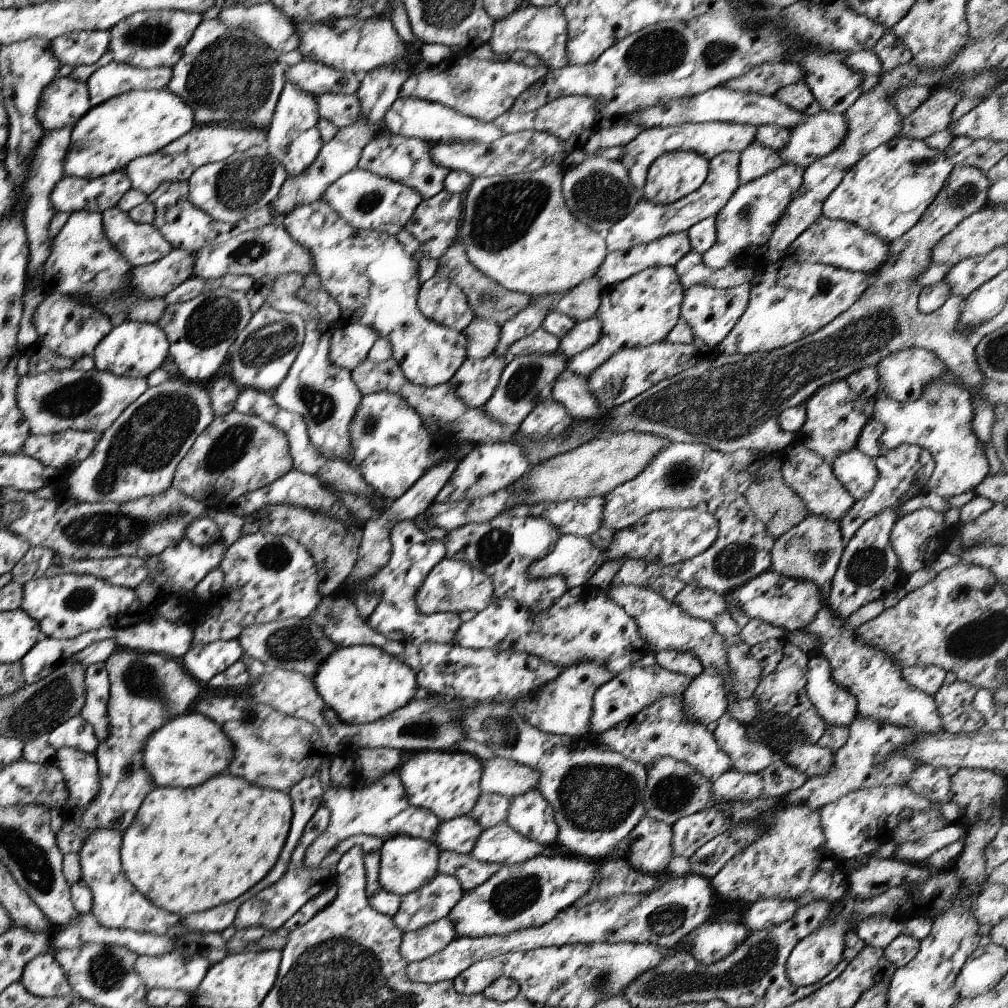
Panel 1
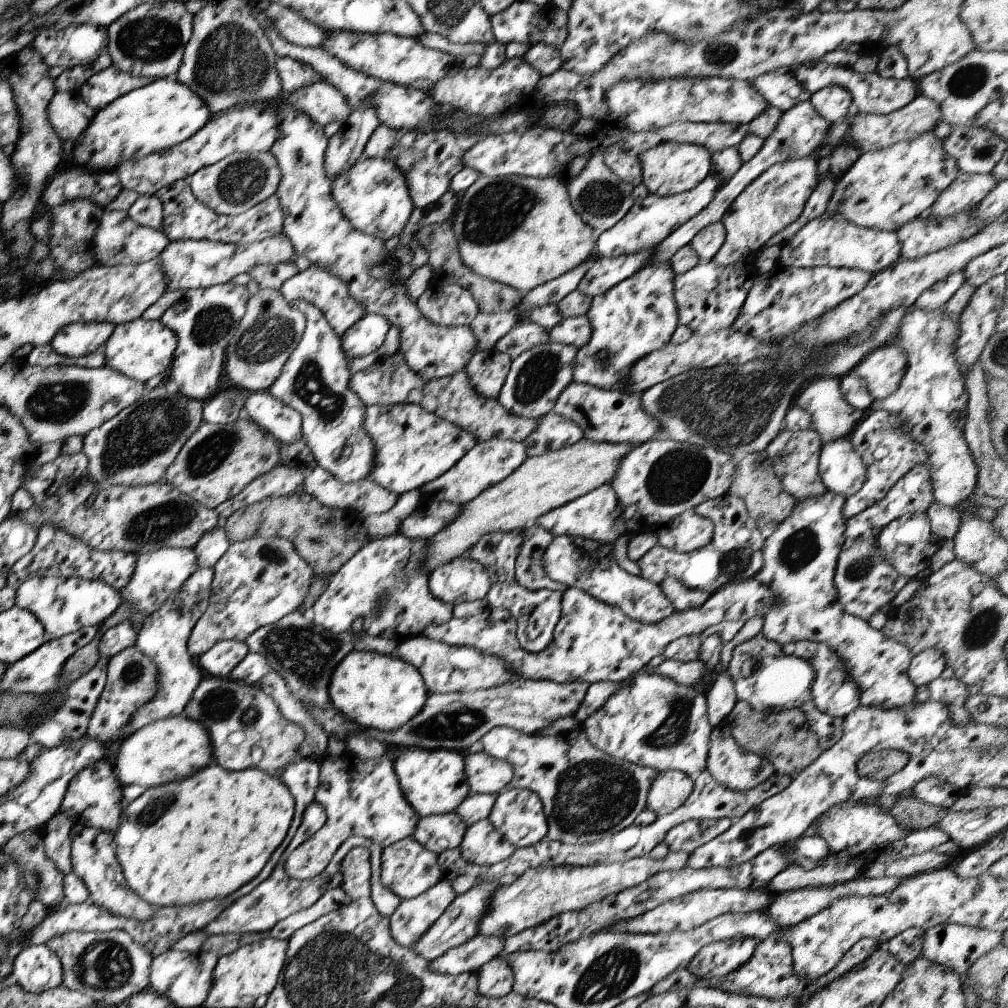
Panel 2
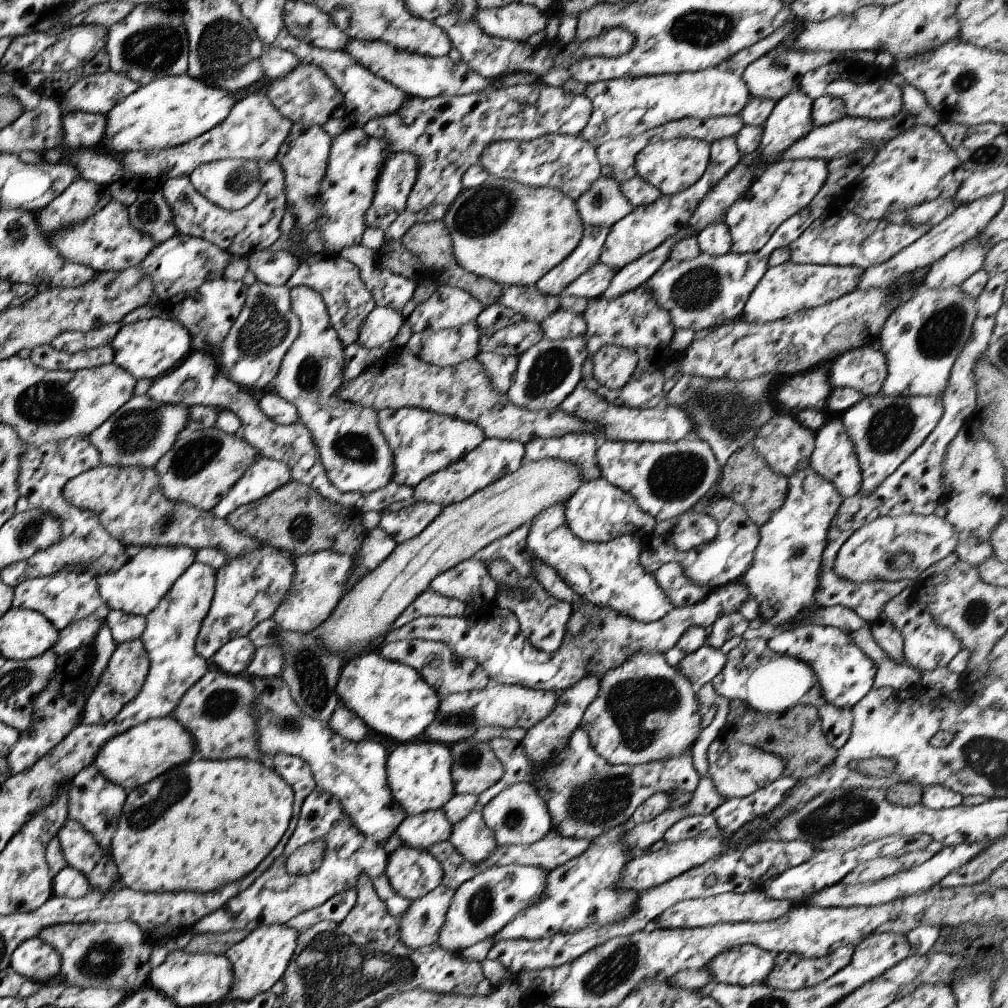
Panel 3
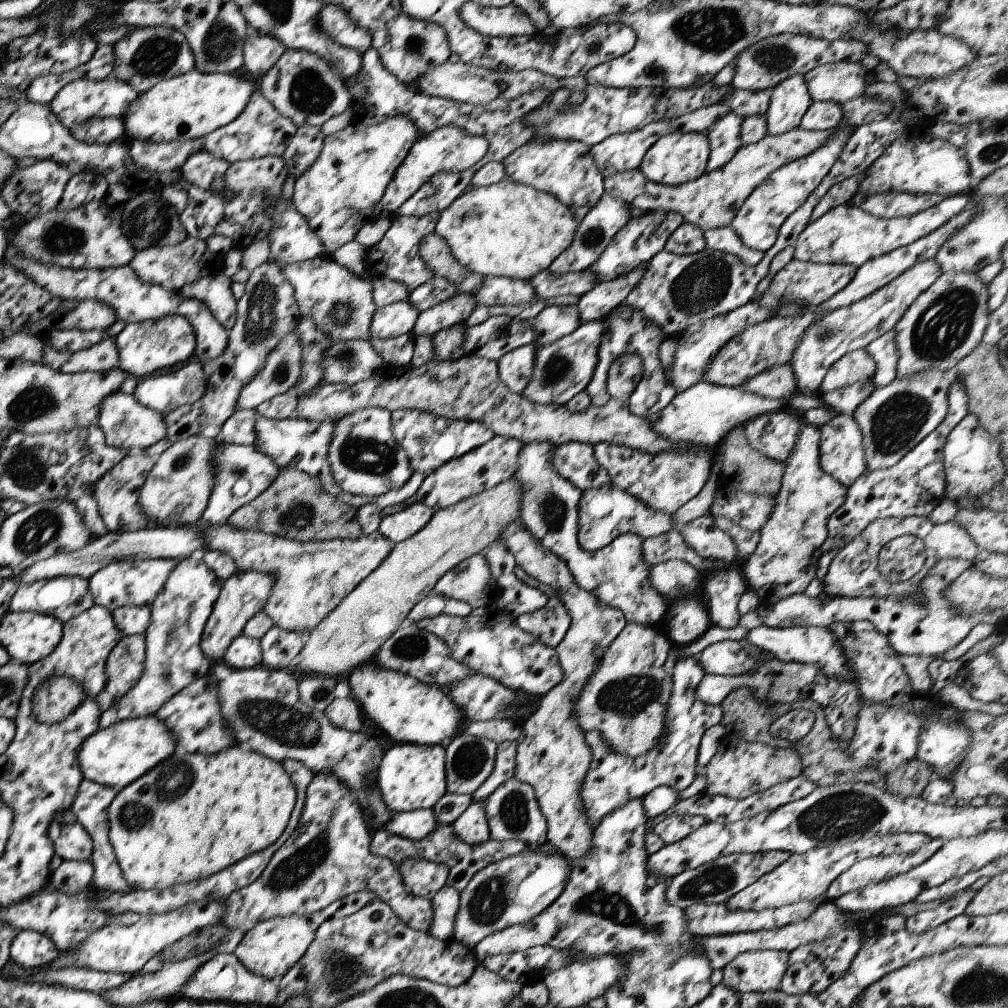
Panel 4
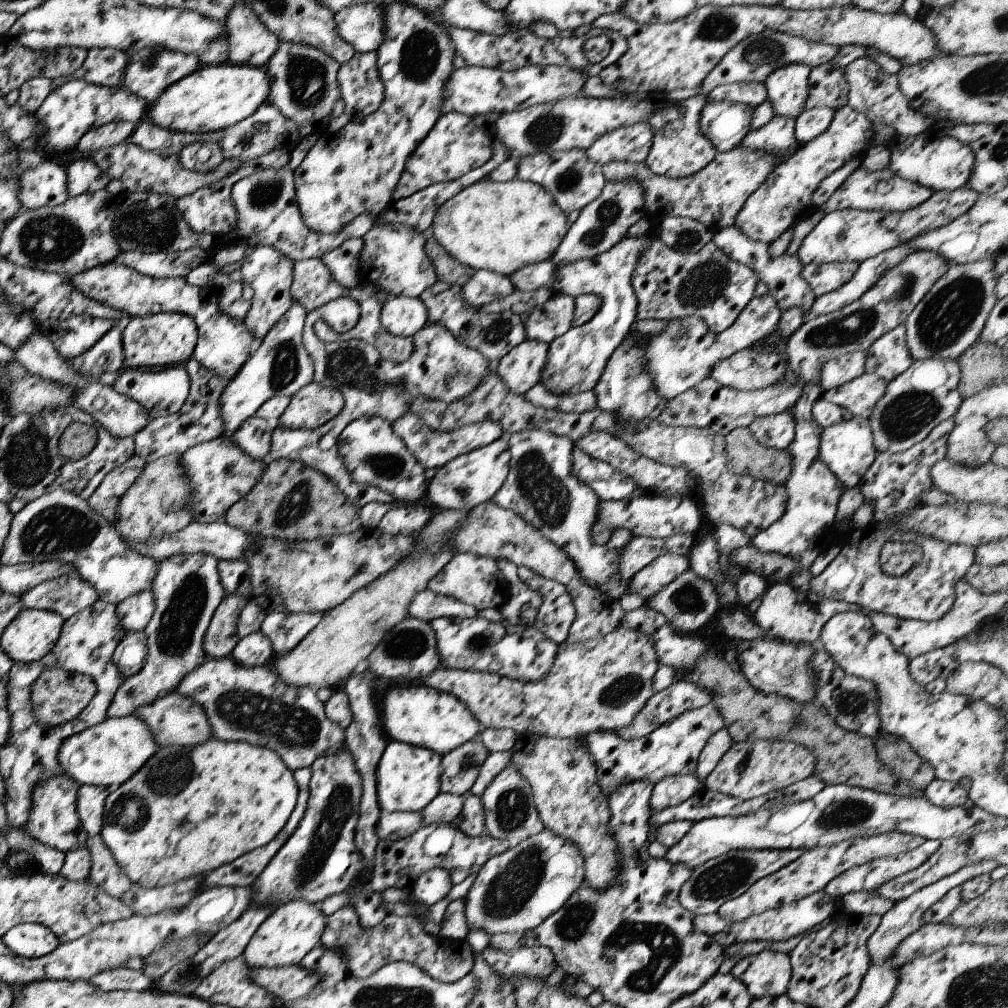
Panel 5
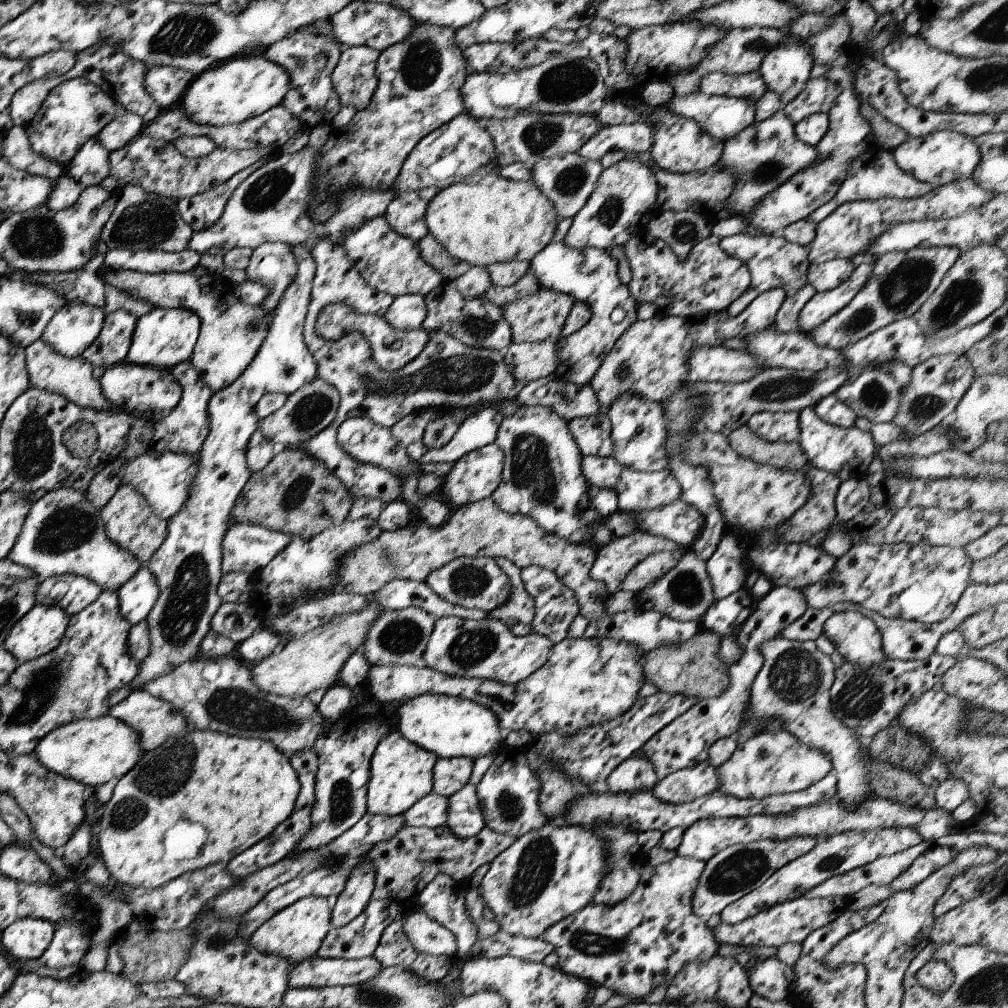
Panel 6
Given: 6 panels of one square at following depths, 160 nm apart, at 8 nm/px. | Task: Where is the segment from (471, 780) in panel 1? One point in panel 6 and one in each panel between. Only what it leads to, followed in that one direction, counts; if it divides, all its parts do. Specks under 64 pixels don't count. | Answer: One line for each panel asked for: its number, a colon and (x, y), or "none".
2: (433, 782)
3: (418, 772)
4: (409, 776)
5: (407, 777)
6: (400, 773)

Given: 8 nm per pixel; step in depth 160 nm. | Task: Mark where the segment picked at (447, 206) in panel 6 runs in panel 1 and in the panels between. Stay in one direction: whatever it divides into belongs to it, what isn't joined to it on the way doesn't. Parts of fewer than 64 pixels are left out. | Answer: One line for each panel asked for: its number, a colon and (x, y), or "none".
1: (515, 229)
2: (520, 231)
3: (510, 233)
4: (506, 229)
5: (500, 227)

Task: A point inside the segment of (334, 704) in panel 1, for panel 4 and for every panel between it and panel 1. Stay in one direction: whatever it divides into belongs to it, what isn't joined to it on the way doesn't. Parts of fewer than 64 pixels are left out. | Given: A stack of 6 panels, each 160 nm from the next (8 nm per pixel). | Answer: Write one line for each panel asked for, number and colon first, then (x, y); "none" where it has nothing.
2: (373, 691)
3: (391, 698)
4: (408, 711)

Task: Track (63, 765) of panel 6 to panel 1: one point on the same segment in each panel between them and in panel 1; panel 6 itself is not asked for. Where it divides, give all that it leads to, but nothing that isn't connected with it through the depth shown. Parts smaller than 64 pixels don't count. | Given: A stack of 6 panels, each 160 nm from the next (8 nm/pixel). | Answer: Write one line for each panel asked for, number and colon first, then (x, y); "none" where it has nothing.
1: (185, 752)
2: (170, 749)
3: (133, 758)
4: (115, 756)
5: (108, 753)

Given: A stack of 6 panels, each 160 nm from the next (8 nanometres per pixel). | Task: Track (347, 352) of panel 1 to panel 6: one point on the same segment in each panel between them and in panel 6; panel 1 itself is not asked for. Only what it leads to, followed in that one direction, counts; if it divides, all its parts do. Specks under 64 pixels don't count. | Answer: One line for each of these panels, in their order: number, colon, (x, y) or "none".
2: (366, 334)
3: (377, 329)
4: (395, 319)
5: (401, 316)
6: (406, 312)

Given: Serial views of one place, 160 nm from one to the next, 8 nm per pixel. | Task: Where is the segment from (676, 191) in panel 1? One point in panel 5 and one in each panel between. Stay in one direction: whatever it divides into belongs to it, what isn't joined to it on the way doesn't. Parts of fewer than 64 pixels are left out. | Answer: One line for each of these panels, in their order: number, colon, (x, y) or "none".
2: (668, 168)
3: (671, 166)
4: (679, 157)
5: (678, 149)

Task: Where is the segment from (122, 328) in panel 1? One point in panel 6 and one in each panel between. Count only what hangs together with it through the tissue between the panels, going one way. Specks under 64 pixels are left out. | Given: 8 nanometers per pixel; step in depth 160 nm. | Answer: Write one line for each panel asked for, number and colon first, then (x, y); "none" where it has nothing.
2: (139, 349)
3: (148, 348)
4: (144, 348)
5: (160, 340)
6: (164, 337)

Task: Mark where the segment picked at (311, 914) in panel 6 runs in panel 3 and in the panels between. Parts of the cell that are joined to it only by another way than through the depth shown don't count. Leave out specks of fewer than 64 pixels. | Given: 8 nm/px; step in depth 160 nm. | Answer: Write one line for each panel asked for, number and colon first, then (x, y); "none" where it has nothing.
3: (257, 962)
4: (269, 949)
5: (285, 936)

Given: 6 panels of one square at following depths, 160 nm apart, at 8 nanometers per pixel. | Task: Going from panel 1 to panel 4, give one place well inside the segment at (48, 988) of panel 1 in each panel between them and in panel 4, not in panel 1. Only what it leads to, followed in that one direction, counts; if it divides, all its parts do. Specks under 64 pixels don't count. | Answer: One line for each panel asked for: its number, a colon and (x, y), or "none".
2: (35, 969)
3: (37, 961)
4: (31, 950)

